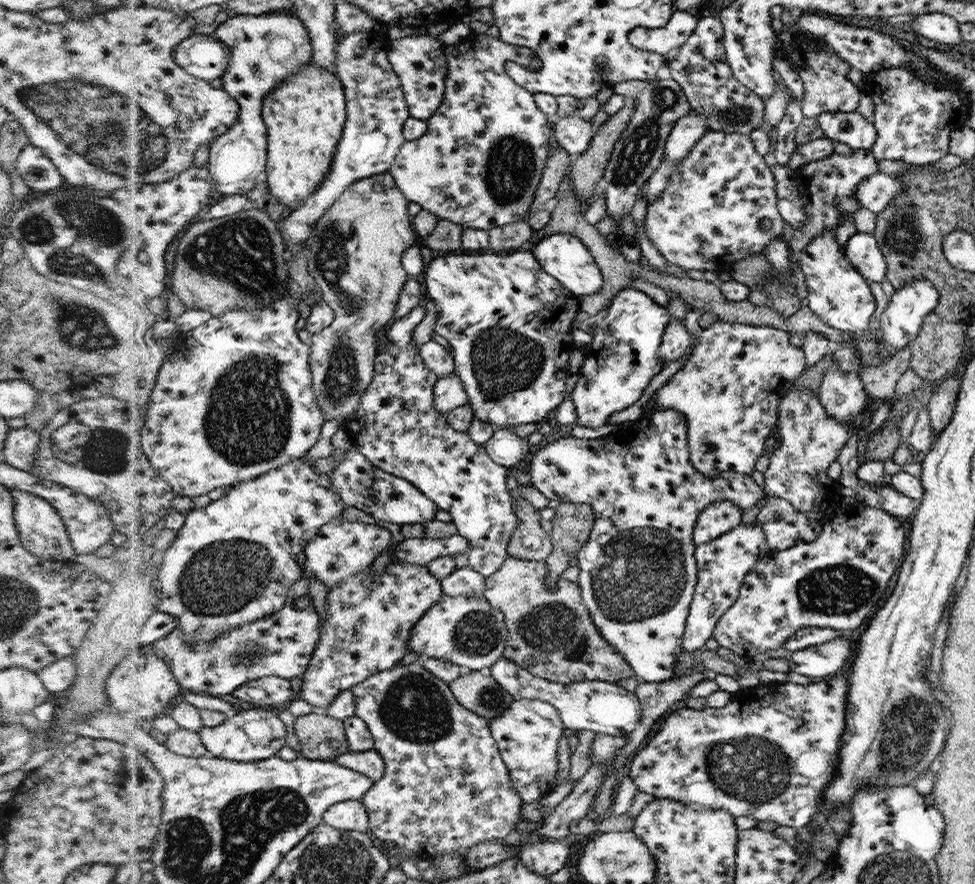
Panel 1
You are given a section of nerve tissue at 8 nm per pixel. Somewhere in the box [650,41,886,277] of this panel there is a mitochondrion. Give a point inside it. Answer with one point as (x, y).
(737, 114)

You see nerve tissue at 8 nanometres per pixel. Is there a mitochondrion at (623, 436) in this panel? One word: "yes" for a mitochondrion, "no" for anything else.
no

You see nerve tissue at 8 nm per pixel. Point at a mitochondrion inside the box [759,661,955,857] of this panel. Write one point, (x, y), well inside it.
(909, 734)

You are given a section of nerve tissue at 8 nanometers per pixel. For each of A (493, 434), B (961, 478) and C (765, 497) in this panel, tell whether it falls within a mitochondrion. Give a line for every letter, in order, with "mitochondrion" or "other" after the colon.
A: other
B: other
C: other

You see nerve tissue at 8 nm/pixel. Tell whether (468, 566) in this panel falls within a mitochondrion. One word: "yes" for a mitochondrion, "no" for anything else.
no

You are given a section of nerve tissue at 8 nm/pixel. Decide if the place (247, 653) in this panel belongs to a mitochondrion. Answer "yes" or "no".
yes

